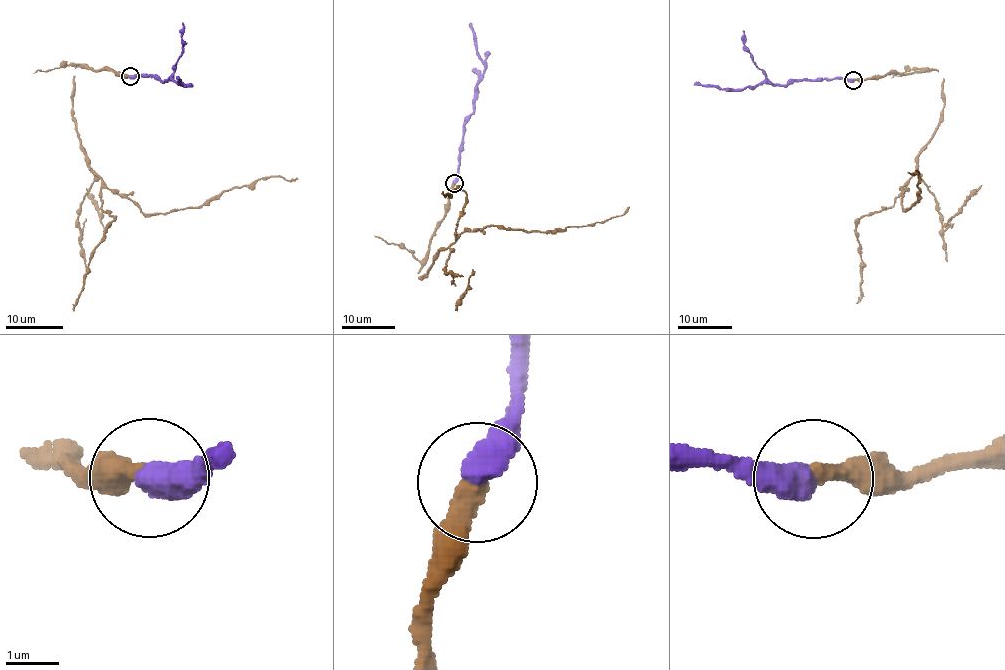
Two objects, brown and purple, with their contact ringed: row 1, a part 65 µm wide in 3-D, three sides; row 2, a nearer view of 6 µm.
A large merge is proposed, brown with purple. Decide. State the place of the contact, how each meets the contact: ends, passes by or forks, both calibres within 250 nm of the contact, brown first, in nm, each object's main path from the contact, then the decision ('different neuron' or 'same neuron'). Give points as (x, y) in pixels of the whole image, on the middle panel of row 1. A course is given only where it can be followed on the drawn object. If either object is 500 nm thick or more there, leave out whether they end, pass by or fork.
(454, 183) | 400/550 nm | brown via (453, 184), (419, 279), (439, 251), (464, 232), (492, 225), (564, 231), (618, 217), (628, 206) | purple via (453, 184), (462, 124), (472, 112), (475, 87), (485, 68), (470, 23) | same neuron

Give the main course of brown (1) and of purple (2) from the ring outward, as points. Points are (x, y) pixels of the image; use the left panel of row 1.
1: (129, 77), (77, 67), (73, 119), (88, 168), (144, 214), (205, 206), (225, 191), (261, 178), (297, 178)
2: (129, 77), (156, 75), (163, 81), (171, 78), (185, 84), (179, 84), (177, 78)

